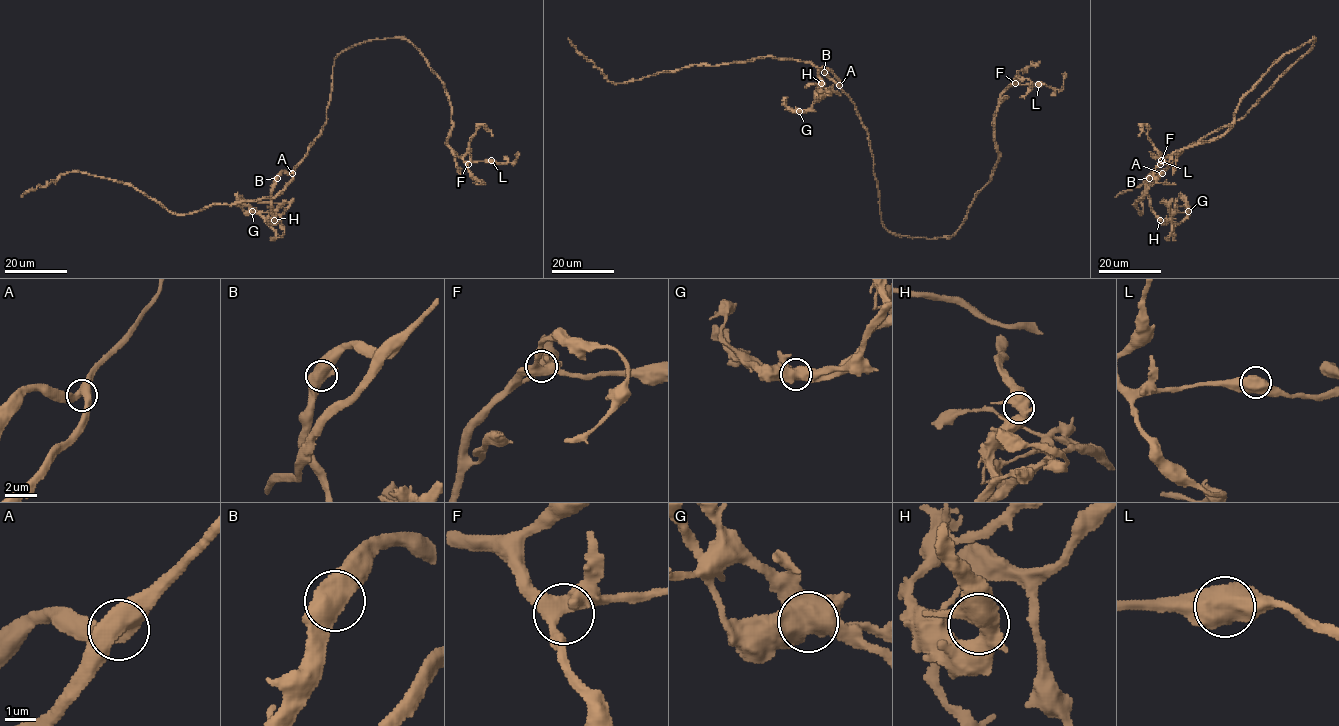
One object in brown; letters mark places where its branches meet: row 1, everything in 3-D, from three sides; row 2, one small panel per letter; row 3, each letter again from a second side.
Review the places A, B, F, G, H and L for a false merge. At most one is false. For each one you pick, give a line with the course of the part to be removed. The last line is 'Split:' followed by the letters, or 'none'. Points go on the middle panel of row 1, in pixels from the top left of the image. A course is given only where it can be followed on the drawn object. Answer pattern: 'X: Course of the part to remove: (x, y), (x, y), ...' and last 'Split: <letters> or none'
G: Course of the part to remove: (799, 111), (805, 112), (814, 103), (831, 94), (817, 89)
Split: G

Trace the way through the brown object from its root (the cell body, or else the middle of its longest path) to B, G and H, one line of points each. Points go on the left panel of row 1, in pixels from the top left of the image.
B: (327, 115), (321, 132), (303, 160), (291, 172), (282, 172), (277, 178)
G: (327, 115), (303, 160), (275, 182), (271, 192), (274, 220), (267, 223), (252, 211)
H: (327, 115), (321, 132), (303, 160), (291, 172), (282, 172), (275, 182), (271, 192), (274, 220)

